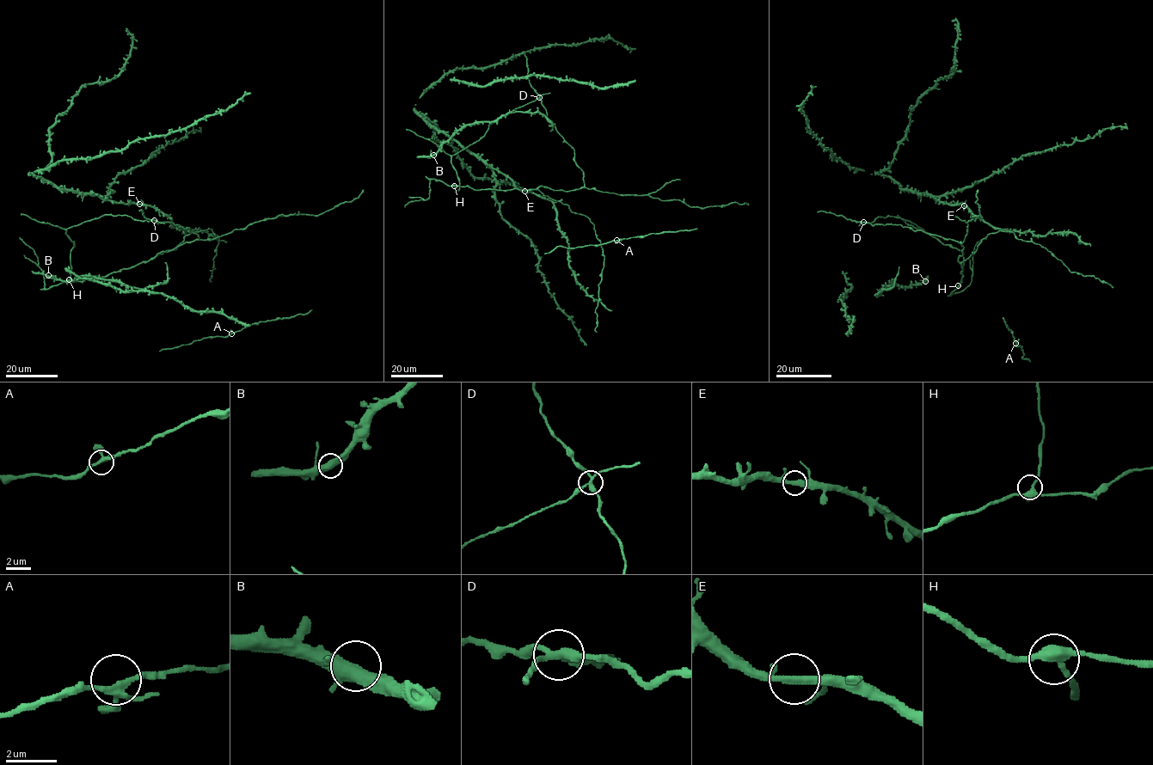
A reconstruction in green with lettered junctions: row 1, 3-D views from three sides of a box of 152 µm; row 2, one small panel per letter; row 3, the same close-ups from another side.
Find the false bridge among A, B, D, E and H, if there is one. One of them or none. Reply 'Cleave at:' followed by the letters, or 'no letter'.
Cleave at: no letter

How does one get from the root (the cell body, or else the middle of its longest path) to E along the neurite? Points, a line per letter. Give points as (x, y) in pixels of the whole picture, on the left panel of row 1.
E: (173, 226), (168, 216), (152, 206), (139, 204)

